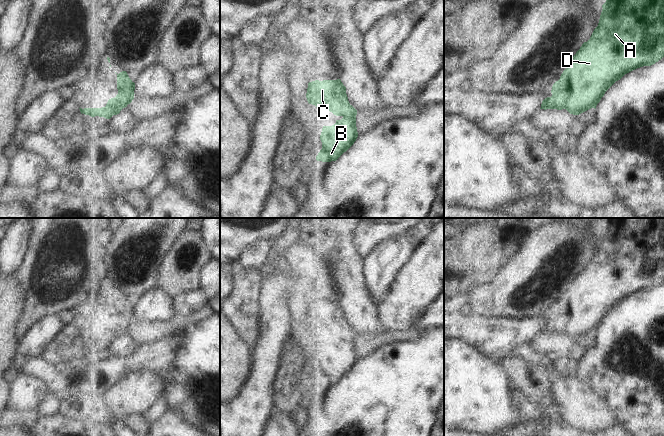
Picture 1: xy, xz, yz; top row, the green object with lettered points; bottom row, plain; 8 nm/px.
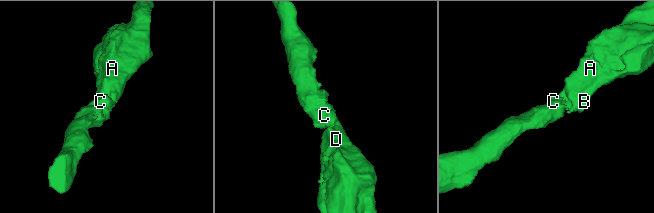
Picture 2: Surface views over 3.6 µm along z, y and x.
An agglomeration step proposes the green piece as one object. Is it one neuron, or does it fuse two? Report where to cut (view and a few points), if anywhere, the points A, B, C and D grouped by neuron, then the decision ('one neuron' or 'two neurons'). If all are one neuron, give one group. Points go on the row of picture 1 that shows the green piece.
cut none; groups A B C D; one neuron

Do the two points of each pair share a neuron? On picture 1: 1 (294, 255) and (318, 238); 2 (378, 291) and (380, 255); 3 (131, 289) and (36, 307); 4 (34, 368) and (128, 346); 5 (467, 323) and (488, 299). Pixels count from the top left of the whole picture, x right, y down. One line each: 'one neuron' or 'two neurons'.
1: two neurons
2: one neuron
3: two neurons
4: two neurons
5: two neurons

